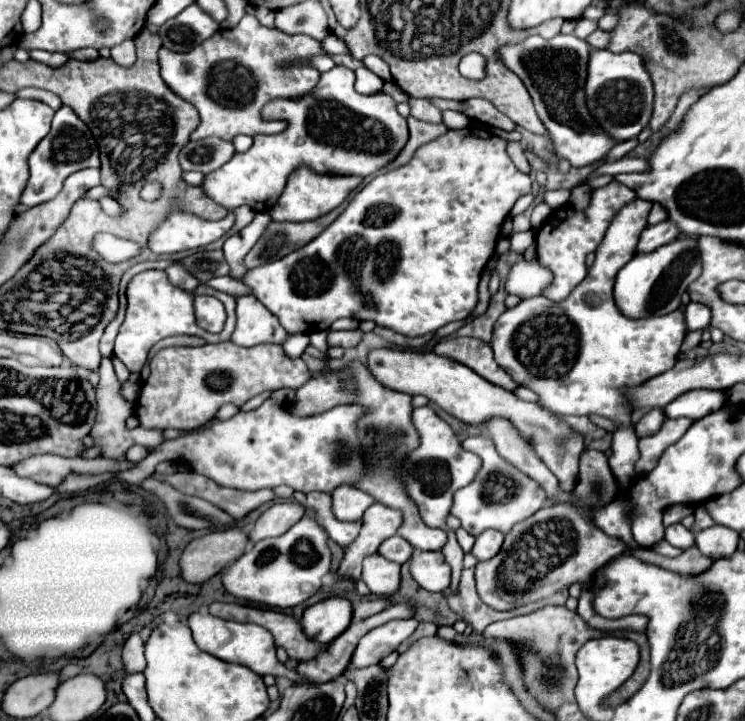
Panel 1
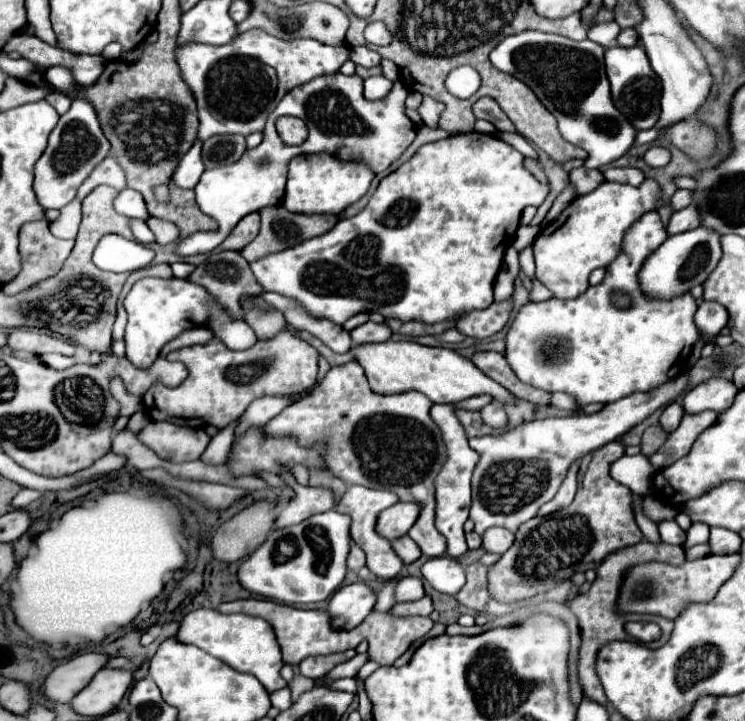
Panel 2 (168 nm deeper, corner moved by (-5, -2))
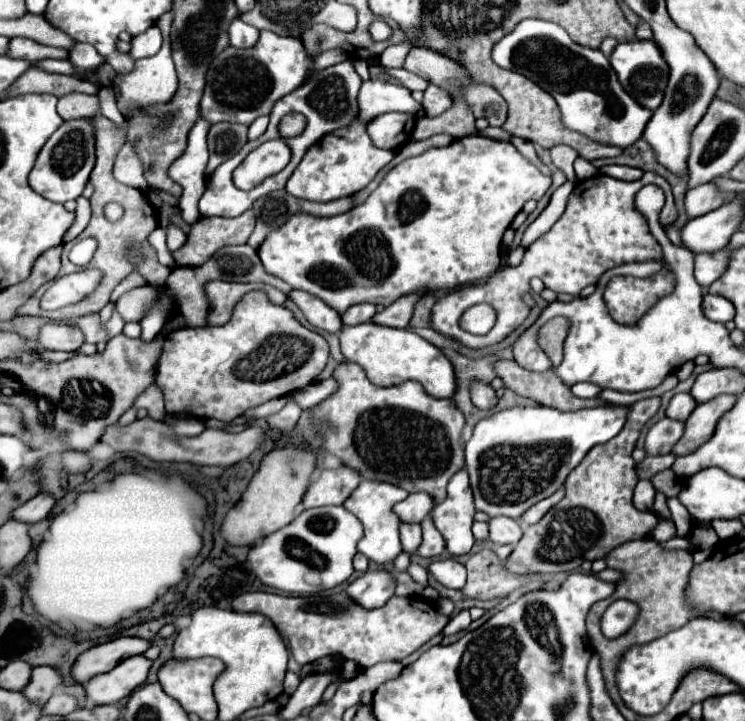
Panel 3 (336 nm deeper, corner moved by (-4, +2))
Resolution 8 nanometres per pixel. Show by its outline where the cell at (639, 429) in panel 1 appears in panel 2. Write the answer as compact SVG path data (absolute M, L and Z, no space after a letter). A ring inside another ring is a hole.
M687 375L671 379L649 393L633 393L615 403L607 403L597 413L577 413L571 417L547 417L525 421L513 429L499 435L483 435L469 439L469 445L479 453L479 463L473 471L473 505L471 519L475 521L475 531L483 535L489 527L505 527L517 531L527 519L533 519L543 503L547 503L559 491L571 463L579 461L583 455L615 441L645 417L649 417L661 405L667 405L661 415L661 425L665 431L675 431L679 427L685 411L679 401L675 401L687 385Z

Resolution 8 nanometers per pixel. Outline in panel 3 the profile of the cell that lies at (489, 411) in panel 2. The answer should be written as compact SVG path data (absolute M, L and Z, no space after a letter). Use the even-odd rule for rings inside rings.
M472 383L470 395L472 395L472 403L478 409L492 409L498 403L494 389L490 385L484 385L484 383Z

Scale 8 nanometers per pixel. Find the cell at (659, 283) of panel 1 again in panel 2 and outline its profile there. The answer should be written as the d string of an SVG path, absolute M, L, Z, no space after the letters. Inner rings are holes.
M697 227L679 235L671 235L643 265L639 271L639 281L641 289L649 297L659 297L659 299L671 299L675 295L681 295L689 291L691 287L705 283L709 273L717 267L721 259L721 245L719 245L721 235L717 231L711 231L707 227Z

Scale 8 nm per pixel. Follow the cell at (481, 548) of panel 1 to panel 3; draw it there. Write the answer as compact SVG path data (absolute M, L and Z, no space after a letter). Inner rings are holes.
M494 517L488 521L490 541L496 545L514 545L522 537L522 527L510 517Z

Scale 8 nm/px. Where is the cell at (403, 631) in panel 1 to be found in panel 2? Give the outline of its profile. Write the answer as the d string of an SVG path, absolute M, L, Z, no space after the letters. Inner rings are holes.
M355 655L353 659L337 665L331 673L323 675L321 679L315 679L315 687L329 687L333 681L343 679L343 677L355 677L357 671L361 669L361 665L367 663L367 655Z

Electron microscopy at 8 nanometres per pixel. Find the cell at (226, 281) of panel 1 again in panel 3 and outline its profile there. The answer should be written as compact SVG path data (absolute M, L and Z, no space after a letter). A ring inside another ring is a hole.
M290 291L288 297L298 305L298 309L304 313L310 325L324 329L328 333L340 333L342 331L342 321L340 315L330 309L326 303L322 303L318 297L306 293L306 291Z

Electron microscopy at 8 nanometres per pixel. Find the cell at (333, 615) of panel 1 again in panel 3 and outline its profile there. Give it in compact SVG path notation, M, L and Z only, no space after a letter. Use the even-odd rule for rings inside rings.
M366 571L348 585L346 593L362 609L370 611L382 607L394 595L394 587L394 579L388 571Z

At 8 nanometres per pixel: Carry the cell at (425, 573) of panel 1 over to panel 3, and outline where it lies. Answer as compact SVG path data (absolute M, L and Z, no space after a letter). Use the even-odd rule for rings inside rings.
M440 559L430 563L428 571L434 575L438 583L448 589L462 589L466 583L466 567L454 559Z

